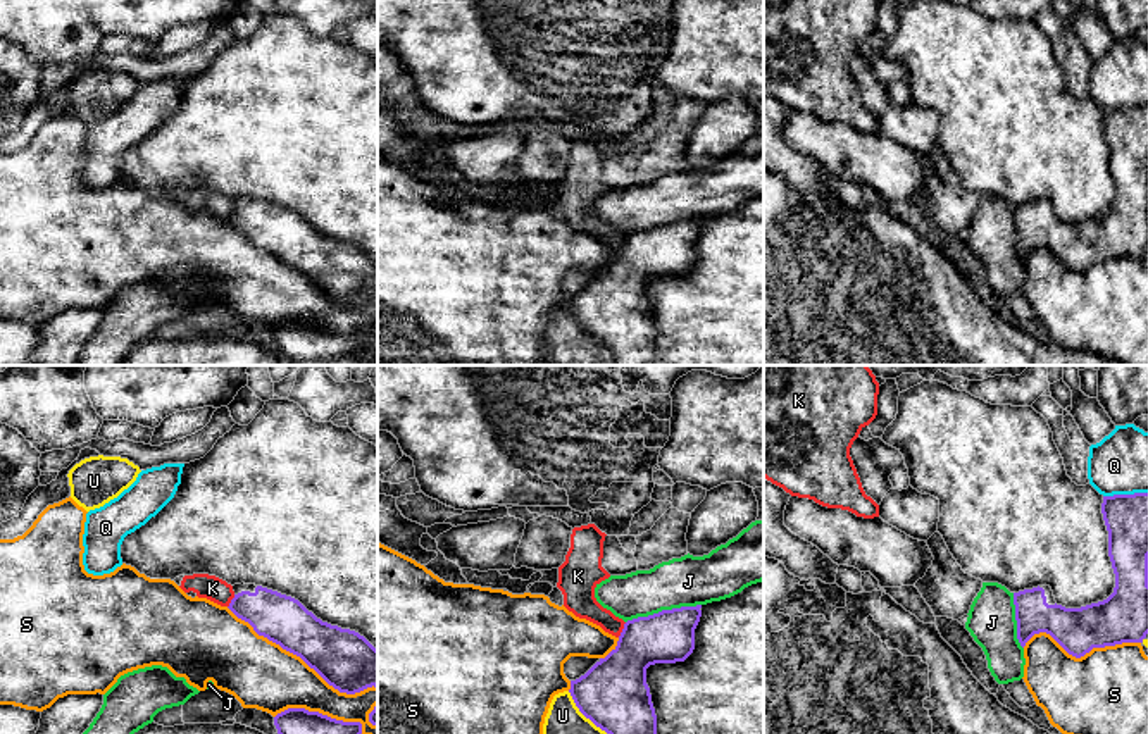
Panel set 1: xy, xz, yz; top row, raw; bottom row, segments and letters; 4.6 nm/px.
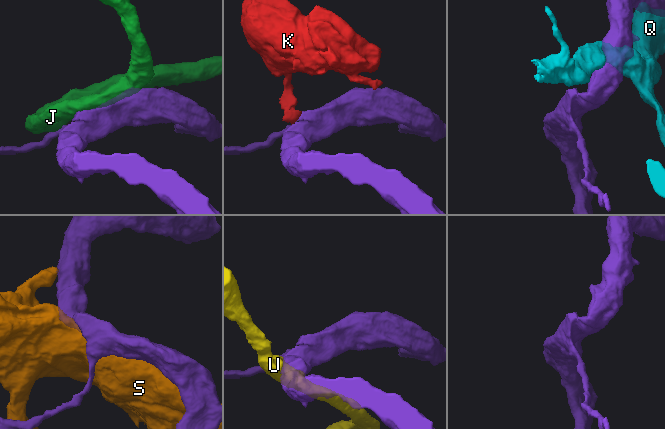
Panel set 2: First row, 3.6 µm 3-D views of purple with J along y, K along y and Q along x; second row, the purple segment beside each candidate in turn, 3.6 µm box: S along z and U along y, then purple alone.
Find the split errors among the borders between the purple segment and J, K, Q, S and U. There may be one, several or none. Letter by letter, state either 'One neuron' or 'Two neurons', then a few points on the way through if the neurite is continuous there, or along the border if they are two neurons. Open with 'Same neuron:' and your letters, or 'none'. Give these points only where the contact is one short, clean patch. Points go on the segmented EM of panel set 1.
Same neuron: none
J: Two neurons
K: Two neurons. Boundary: xz (626, 622), (617, 636)
Q: Two neurons
S: Two neurons
U: Two neurons

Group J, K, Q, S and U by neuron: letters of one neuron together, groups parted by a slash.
J / K / Q / S / U

